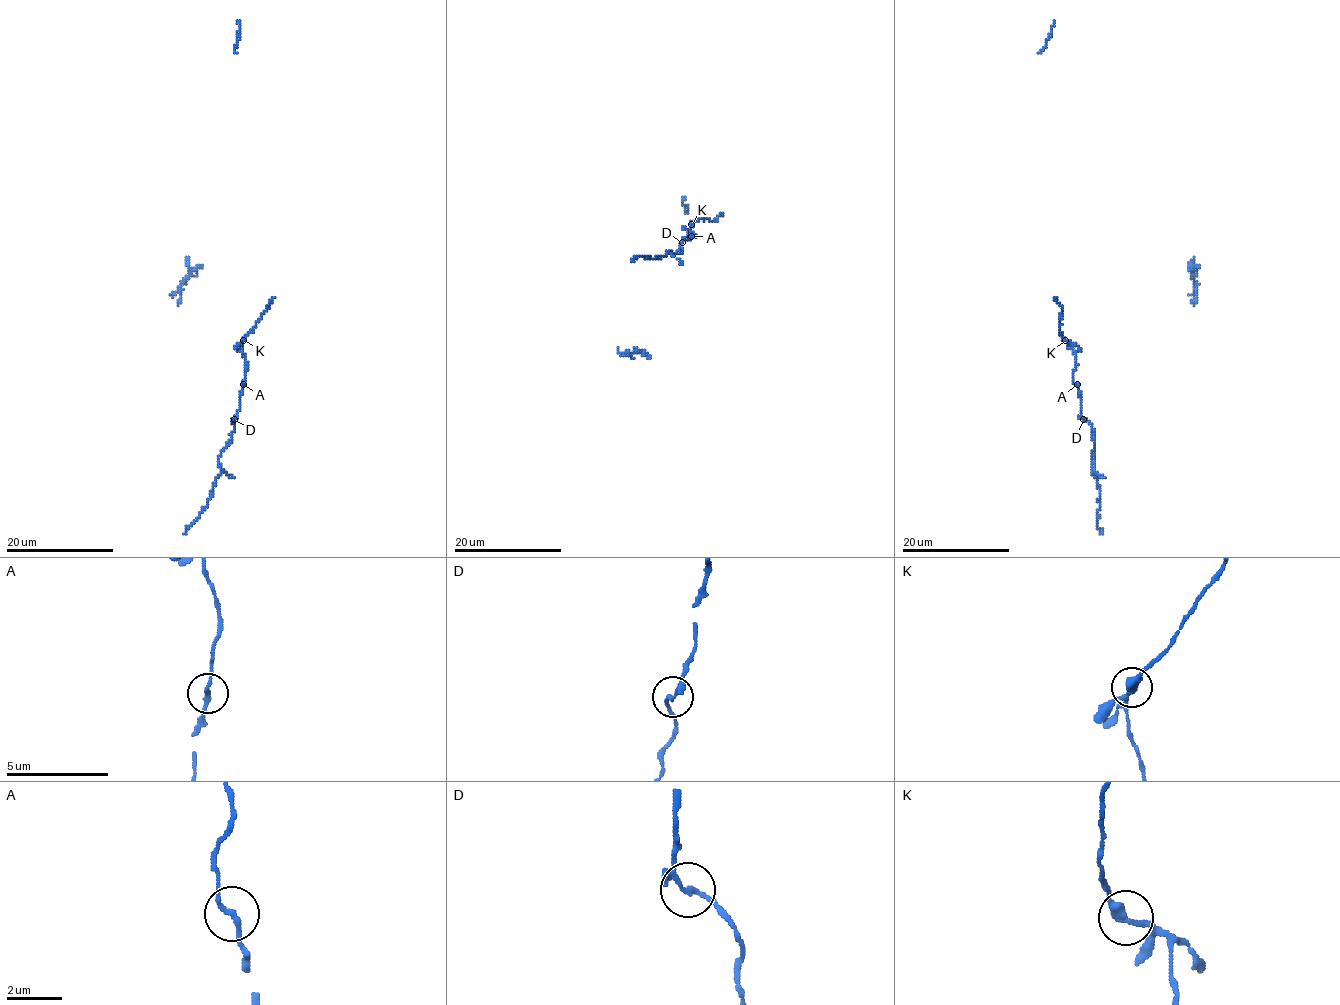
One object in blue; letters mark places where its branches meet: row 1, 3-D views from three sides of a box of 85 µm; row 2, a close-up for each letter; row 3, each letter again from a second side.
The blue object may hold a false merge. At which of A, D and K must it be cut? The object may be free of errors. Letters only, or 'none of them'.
none of them

